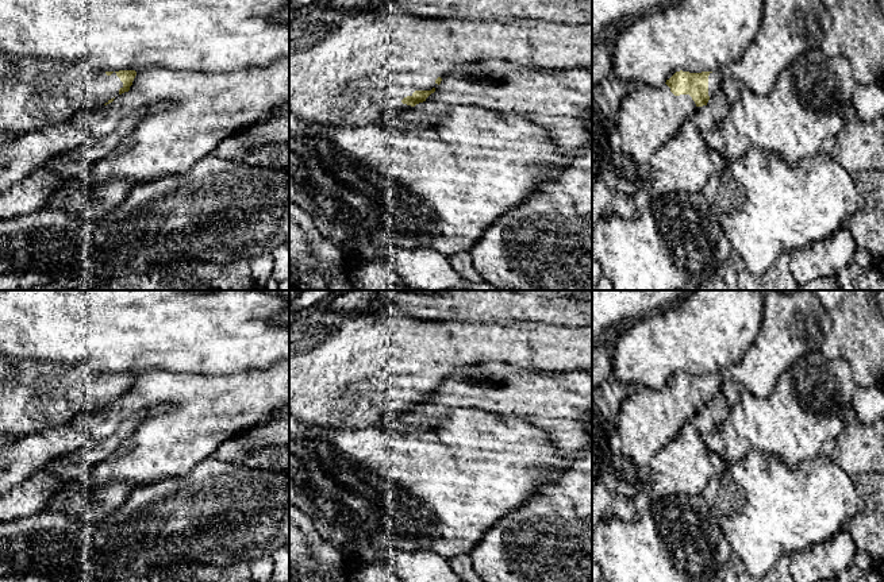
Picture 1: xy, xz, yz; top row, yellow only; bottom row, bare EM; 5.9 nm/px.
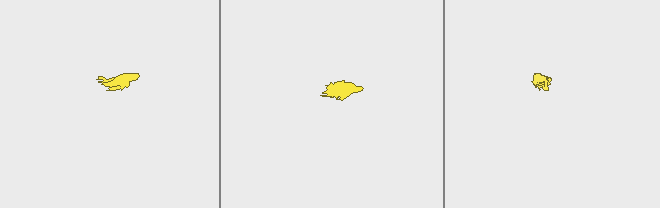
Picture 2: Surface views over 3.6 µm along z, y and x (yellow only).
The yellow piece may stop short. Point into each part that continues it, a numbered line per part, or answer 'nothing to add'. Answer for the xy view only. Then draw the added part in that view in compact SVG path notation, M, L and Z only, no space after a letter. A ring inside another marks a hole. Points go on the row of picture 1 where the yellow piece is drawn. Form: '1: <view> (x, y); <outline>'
1: xy (34, 95); M18 59L14 66L0 77L0 134L19 136L50 124L66 122L80 111L104 105L111 99L118 97L120 88L123 88L123 82L115 72L107 76L105 72L95 72L84 63Z

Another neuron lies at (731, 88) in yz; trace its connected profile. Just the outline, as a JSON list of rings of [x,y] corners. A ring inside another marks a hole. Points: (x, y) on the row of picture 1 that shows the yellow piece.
[[[726,73],[720,89],[726,95],[727,100],[733,103],[741,95],[742,84]]]

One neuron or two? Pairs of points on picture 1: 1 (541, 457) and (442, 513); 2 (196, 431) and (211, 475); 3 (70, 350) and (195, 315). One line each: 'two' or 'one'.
1: one
2: two
3: one

